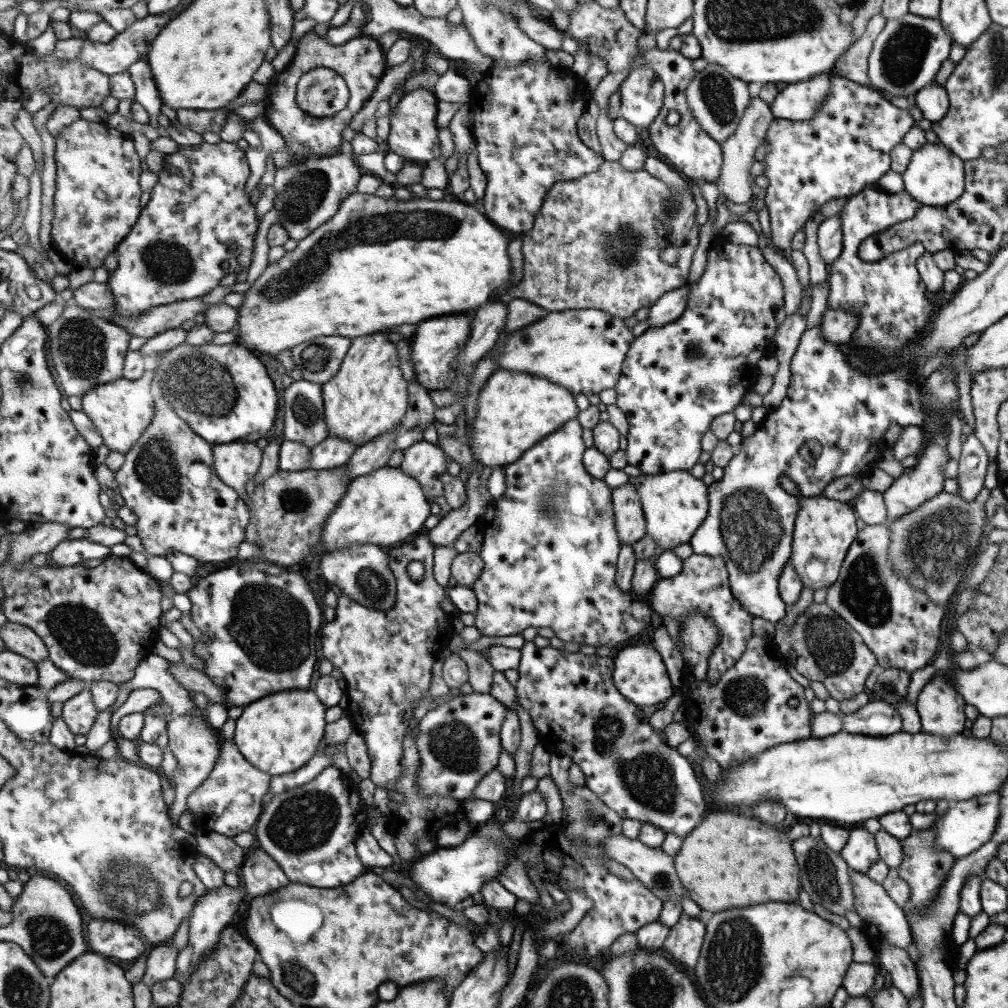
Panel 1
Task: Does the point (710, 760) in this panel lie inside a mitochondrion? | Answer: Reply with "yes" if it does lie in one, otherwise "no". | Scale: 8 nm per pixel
no

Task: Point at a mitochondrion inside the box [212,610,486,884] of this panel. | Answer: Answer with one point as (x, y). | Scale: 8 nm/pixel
(303, 822)

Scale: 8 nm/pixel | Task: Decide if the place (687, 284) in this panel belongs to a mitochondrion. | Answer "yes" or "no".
no

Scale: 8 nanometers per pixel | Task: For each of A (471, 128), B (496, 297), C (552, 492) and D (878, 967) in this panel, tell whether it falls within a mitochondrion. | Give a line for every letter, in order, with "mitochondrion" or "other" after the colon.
A: other
B: other
C: mitochondrion
D: other

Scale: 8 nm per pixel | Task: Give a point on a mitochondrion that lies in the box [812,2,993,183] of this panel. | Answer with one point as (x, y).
(903, 52)

